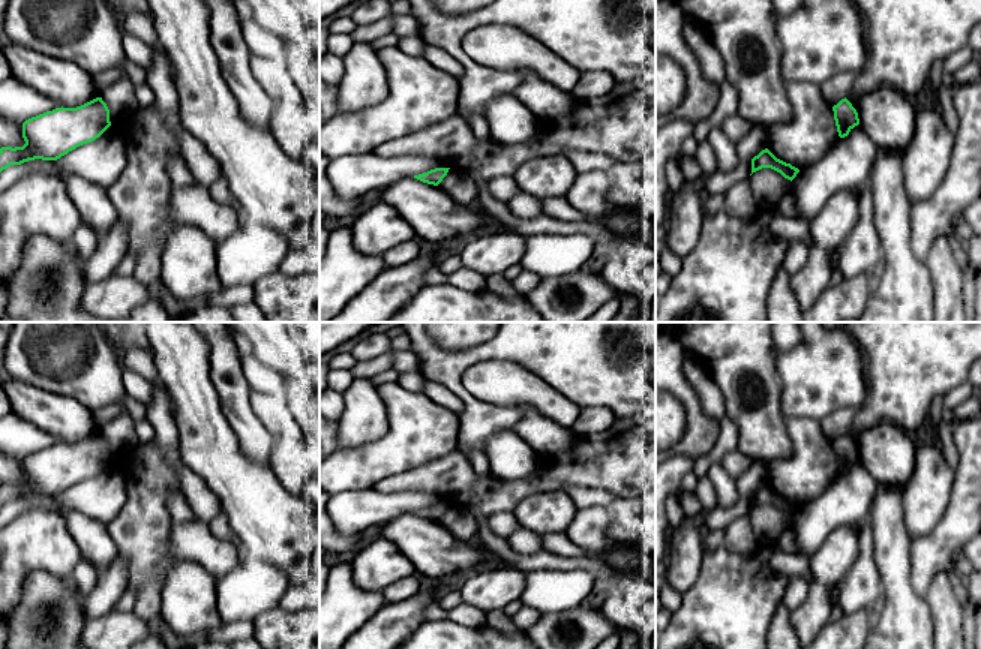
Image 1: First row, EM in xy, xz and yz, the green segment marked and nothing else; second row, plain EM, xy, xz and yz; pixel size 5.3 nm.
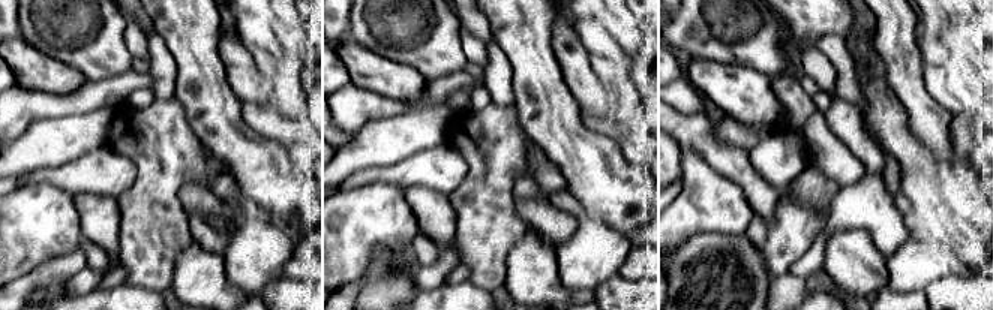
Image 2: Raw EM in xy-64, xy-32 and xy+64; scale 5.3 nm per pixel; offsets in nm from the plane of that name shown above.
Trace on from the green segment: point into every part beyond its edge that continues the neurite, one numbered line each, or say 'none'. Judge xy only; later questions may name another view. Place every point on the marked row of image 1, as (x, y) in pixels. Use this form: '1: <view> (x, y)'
none

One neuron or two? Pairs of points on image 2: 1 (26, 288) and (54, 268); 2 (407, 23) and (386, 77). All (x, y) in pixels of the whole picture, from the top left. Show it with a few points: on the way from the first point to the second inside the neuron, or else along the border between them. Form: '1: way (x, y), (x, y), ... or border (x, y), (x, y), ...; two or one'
1: way (33, 280), (47, 276); one
2: border (360, 45), (411, 66), (423, 78); two

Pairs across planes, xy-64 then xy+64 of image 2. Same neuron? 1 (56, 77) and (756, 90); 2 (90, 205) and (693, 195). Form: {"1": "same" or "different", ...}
{"1": "same", "2": "different"}

